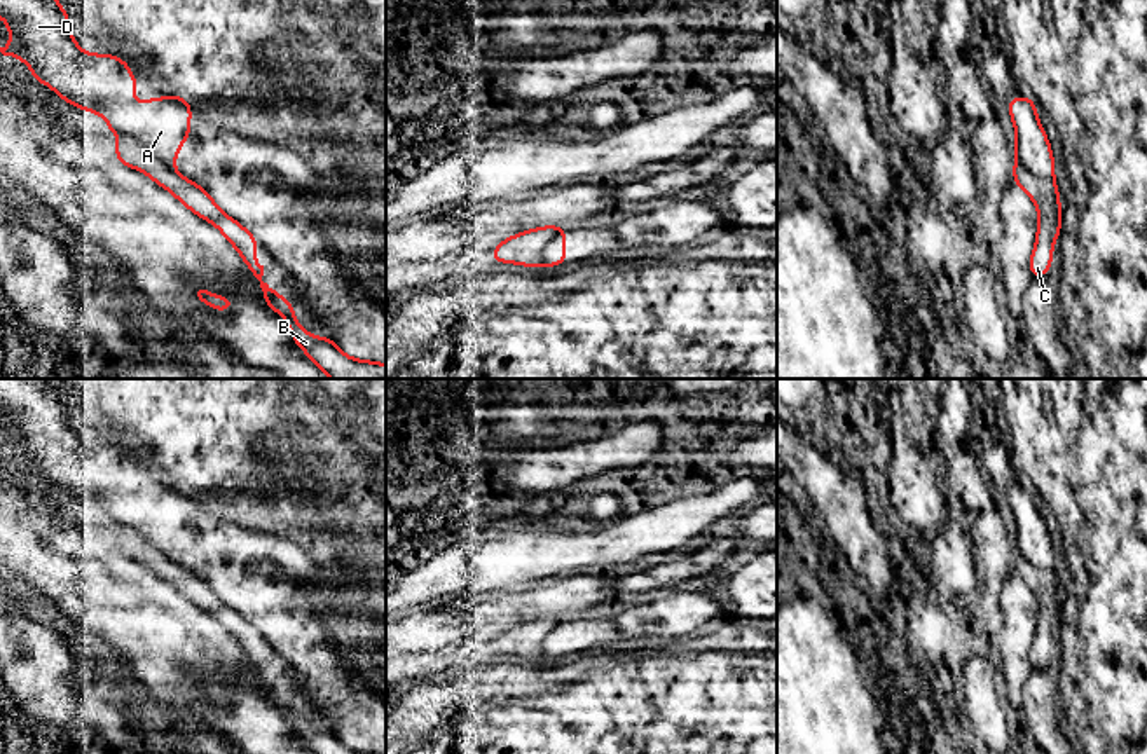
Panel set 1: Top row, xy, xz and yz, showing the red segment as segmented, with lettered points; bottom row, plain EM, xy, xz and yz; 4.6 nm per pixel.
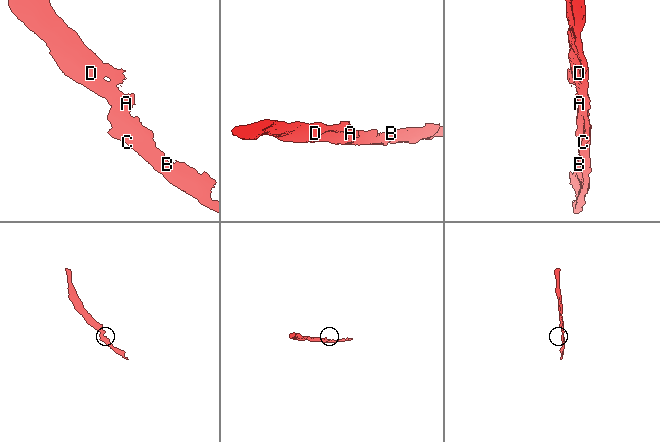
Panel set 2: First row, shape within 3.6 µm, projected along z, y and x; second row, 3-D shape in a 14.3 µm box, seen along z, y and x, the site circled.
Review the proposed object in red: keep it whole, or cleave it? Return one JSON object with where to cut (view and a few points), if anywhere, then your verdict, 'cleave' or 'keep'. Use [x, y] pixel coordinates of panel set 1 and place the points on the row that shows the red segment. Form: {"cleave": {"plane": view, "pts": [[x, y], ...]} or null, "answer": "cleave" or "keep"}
{"cleave": {"plane": "xy", "pts": [[119, 137], [137, 140], [173, 170]]}, "answer": "cleave"}

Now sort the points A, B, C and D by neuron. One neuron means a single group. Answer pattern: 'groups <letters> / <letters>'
groups A D / B C

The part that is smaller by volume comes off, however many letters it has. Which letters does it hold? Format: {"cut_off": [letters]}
{"cut_off": ["B", "C"]}

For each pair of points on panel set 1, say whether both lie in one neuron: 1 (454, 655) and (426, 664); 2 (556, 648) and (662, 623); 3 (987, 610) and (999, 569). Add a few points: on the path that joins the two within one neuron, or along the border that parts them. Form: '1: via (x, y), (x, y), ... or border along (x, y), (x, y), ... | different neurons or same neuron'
1: via (447, 657), (433, 664) | same neuron
2: via (582, 636), (617, 629), (624, 623), (636, 623) | same neuron
3: via (989, 599), (990, 580) | same neuron

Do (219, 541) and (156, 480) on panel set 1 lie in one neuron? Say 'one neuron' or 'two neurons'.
one neuron

